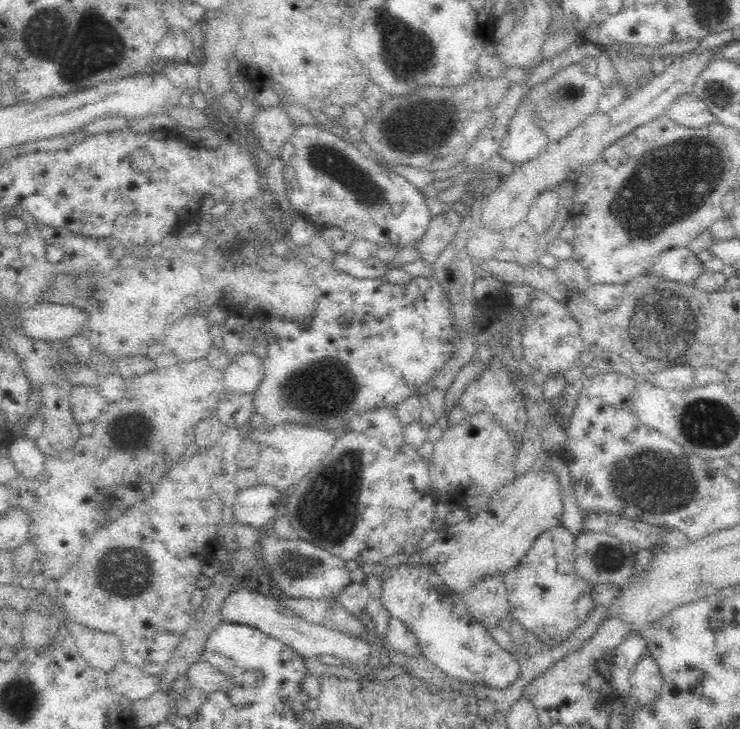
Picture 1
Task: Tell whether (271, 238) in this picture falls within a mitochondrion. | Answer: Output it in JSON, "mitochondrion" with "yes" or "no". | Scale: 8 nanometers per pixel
{"mitochondrion":"no"}

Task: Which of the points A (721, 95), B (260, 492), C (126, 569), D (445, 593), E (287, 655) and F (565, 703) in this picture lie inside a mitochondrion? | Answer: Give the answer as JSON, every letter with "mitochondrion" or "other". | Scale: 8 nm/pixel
{"A":"mitochondrion","B":"other","C":"mitochondrion","D":"other","E":"other","F":"other"}

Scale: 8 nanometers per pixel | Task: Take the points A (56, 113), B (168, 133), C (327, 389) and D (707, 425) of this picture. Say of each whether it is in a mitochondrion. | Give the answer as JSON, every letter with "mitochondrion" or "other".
{"A":"other","B":"other","C":"mitochondrion","D":"mitochondrion"}

